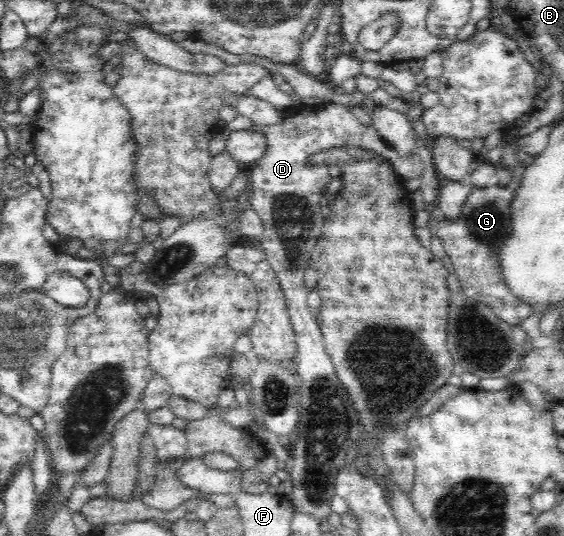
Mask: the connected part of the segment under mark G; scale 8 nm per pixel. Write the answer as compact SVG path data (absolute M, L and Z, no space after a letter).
M496 184L487 188L477 188L468 194L465 201L466 210L459 218L440 218L437 236L446 255L450 257L462 292L490 306L502 321L518 325L532 315L532 306L510 292L506 280L500 275L500 264L496 259L498 243L504 243L508 237L512 199L514 189L511 185Z

